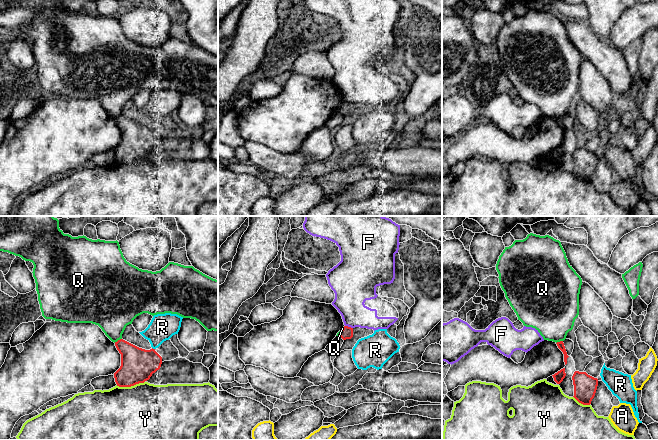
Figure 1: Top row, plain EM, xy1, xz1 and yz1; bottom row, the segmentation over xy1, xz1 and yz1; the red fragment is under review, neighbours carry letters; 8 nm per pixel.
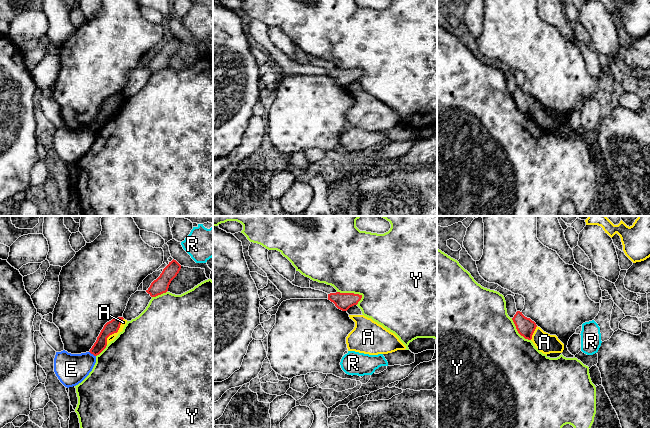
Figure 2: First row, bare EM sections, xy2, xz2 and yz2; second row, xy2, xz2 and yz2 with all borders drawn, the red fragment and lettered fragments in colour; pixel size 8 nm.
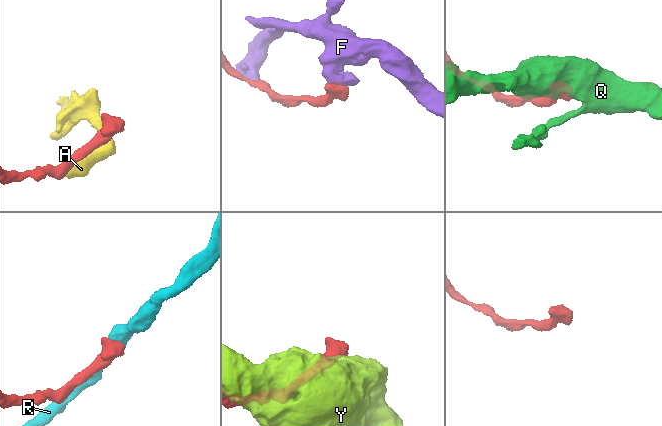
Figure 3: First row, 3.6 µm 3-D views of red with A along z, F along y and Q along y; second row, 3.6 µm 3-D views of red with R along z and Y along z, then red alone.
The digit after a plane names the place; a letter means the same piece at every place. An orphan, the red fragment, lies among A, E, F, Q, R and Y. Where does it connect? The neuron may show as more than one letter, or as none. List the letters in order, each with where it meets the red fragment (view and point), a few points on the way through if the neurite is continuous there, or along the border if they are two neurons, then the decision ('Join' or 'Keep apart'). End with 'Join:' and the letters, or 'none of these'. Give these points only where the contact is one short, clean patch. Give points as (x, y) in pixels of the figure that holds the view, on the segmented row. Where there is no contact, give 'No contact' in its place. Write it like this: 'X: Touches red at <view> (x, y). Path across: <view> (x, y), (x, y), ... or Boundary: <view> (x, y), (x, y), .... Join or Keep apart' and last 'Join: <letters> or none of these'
A: Touches red at xy2 (115, 332). Path across: xy2 (111, 327), (115, 332), (123, 322). Join
E: Touches red at xy2 (92, 353). Boundary: xy2 (89, 351), (95, 356). Keep apart
F: Touches red at xz1 (349, 327). Boundary: xz1 (345, 325), (352, 328). Keep apart
Q: Touches red at xy1 (118, 340). Boundary: xy1 (121, 338), (114, 342). Keep apart
R: Touches red at xy1 (152, 348). Keep apart
Y: Touches red at xz2 (350, 293). Keep apart
Join: A

